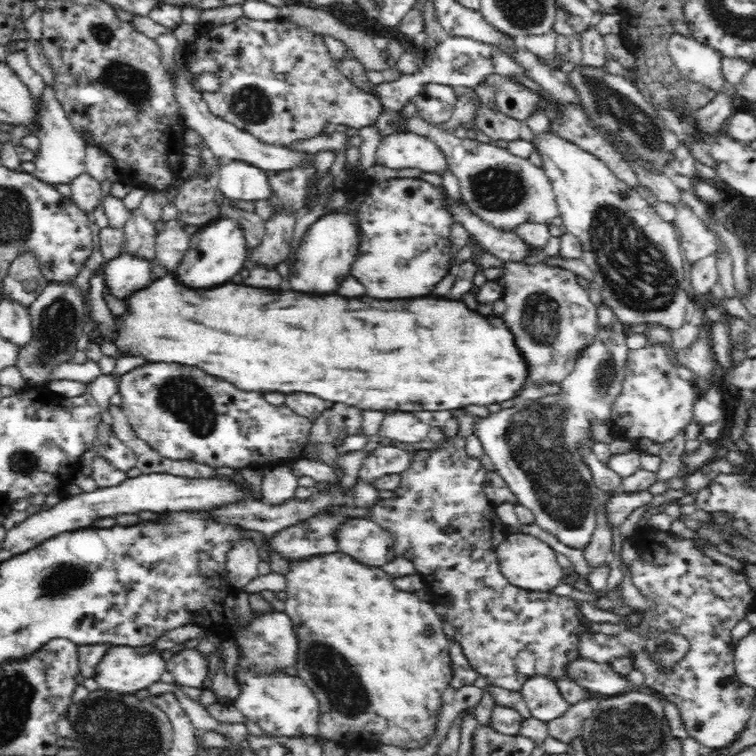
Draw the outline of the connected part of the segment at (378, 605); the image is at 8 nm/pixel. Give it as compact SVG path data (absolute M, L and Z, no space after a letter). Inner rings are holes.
M324 552L324 554L308 554L302 558L288 559L288 572L284 574L286 581L286 600L284 611L294 622L294 629L301 641L298 651L298 664L296 671L300 677L320 699L320 739L334 739L334 741L346 742L348 746L367 742L379 744L396 744L414 748L422 746L431 738L436 728L436 712L442 703L442 693L450 680L449 640L443 632L443 622L435 612L433 602L424 602L416 596L414 591L404 591L394 583L394 577L382 567L369 567L362 564L352 554L347 552Z

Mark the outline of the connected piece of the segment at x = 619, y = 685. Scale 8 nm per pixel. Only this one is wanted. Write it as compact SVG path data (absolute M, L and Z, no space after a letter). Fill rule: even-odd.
M582 654L565 665L564 673L592 693L612 696L633 689L626 677L614 672L610 665L590 660Z

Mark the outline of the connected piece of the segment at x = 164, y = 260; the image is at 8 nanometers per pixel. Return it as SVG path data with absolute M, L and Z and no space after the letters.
M177 219L166 222L165 229L155 236L155 259L167 270L177 270L189 253L191 236Z

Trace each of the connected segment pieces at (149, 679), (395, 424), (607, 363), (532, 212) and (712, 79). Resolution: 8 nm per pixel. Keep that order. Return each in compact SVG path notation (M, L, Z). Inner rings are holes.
M154 644L145 646L113 646L109 654L106 654L103 662L94 676L99 686L117 690L118 692L137 692L142 688L148 688L161 680L162 674L167 671L167 661L162 654L154 648Z
M393 411L385 416L379 433L396 441L414 444L414 442L428 440L430 427L430 425L412 416L412 413Z
M601 299L597 300L596 306L601 332L597 334L597 339L585 348L571 374L560 383L560 394L518 402L516 406L502 408L500 412L490 412L488 416L475 416L473 420L476 438L480 440L495 471L506 481L516 500L534 513L535 522L541 528L562 542L580 549L590 542L590 536L596 528L597 511L604 502L604 493L596 488L588 467L576 454L576 442L588 433L590 418L608 419L610 404L619 394L623 359L629 350L623 330L625 324L618 320L614 311Z
M402 110L396 112L398 116L390 124L390 128L394 133L402 130L402 133L418 134L434 142L446 155L450 171L458 179L460 198L482 220L496 228L513 231L522 223L550 224L553 218L559 216L554 188L544 168L534 166L528 158L514 155L507 148L498 148L493 141L482 137L460 140L452 131L445 131L416 113L404 117Z
M672 32L667 40L670 56L679 66L685 78L704 82L714 90L720 90L720 53L711 46L692 37Z

